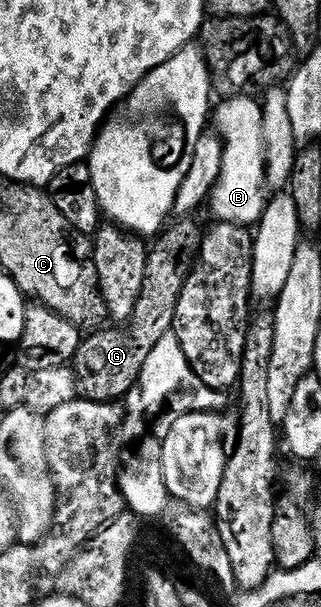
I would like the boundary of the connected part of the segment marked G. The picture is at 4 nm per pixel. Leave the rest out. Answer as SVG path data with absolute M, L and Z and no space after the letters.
M192 218L173 219L147 245L142 288L134 301L132 316L126 323L123 326L101 327L99 330L89 331L92 333L89 336L87 333L81 339L78 350L70 361L81 397L100 401L119 401L124 398L131 390L132 383L141 379L146 358L158 338L172 331L174 306L178 302L182 282L188 277L196 259L196 251L200 248L201 225L196 225L190 219Z

